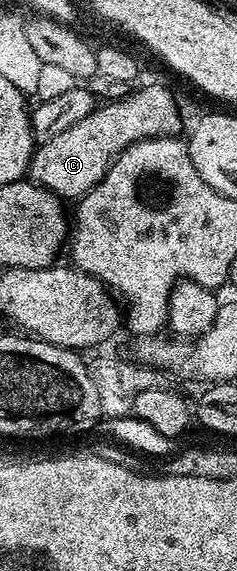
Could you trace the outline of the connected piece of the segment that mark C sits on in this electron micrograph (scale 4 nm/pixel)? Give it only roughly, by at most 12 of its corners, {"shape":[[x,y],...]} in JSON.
{"shape":[[154,83],[37,144],[28,175],[77,201],[121,151],[177,136]]}

